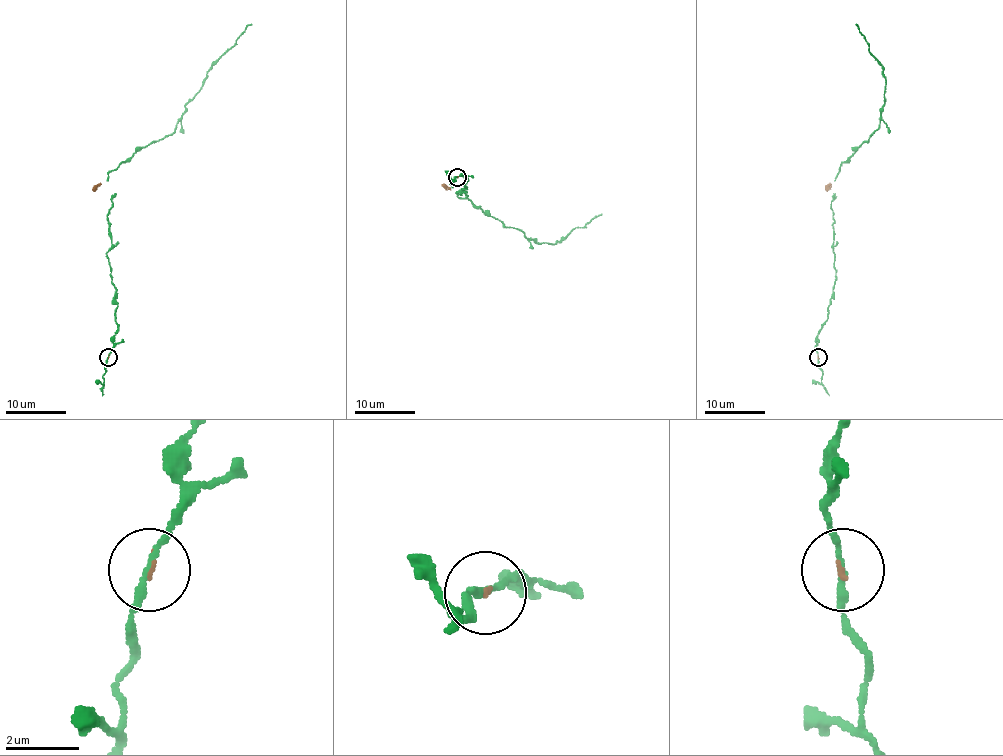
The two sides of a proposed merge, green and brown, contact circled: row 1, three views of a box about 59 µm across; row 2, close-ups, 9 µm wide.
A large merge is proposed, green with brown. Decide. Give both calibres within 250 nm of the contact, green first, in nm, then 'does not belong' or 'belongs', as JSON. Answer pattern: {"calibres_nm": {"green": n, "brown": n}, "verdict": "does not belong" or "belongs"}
{"calibres_nm": {"green": 170, "brown": 60}, "verdict": "belongs"}

